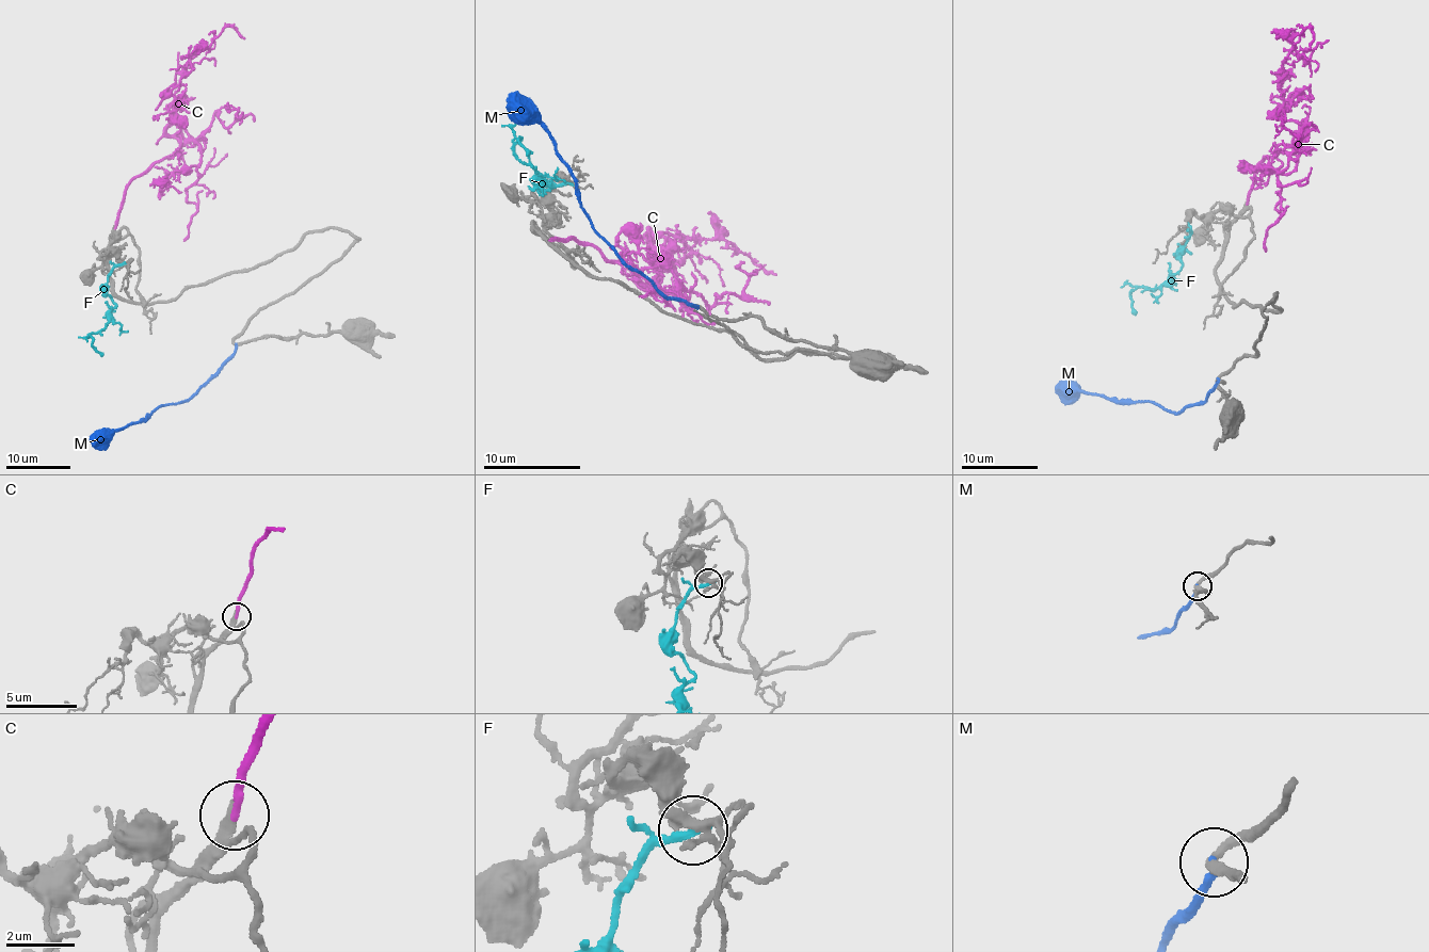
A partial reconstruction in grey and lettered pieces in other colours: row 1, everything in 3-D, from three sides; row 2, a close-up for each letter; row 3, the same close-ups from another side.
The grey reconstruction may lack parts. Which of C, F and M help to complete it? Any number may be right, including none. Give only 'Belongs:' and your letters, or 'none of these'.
Belongs: C

